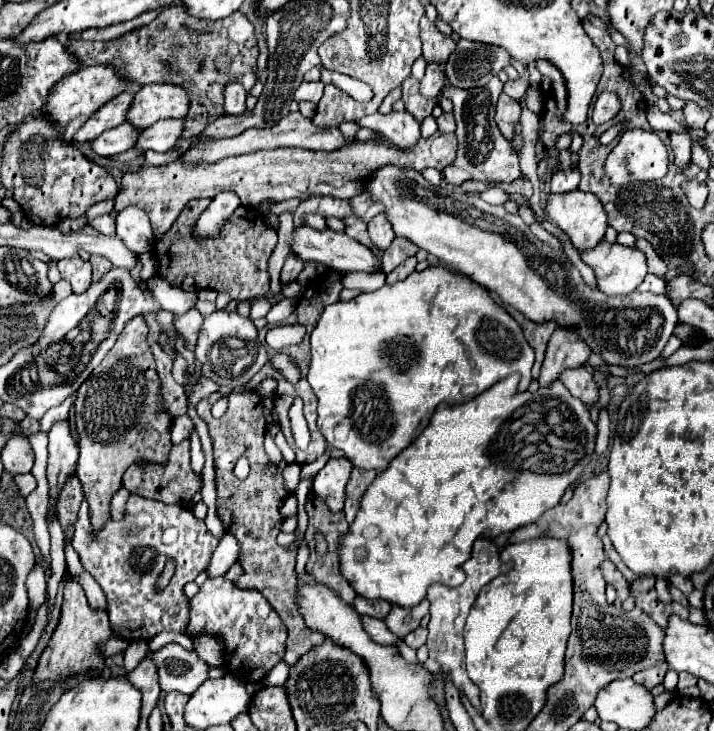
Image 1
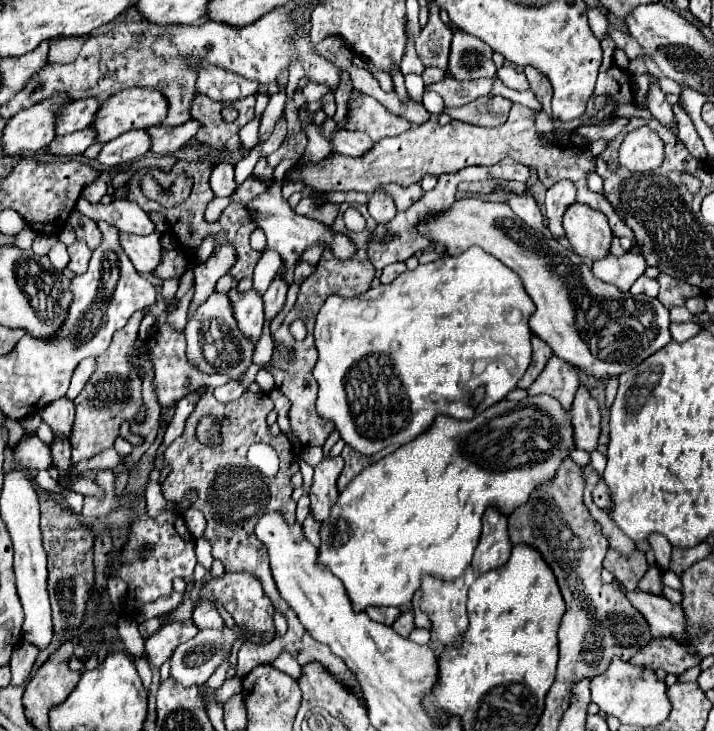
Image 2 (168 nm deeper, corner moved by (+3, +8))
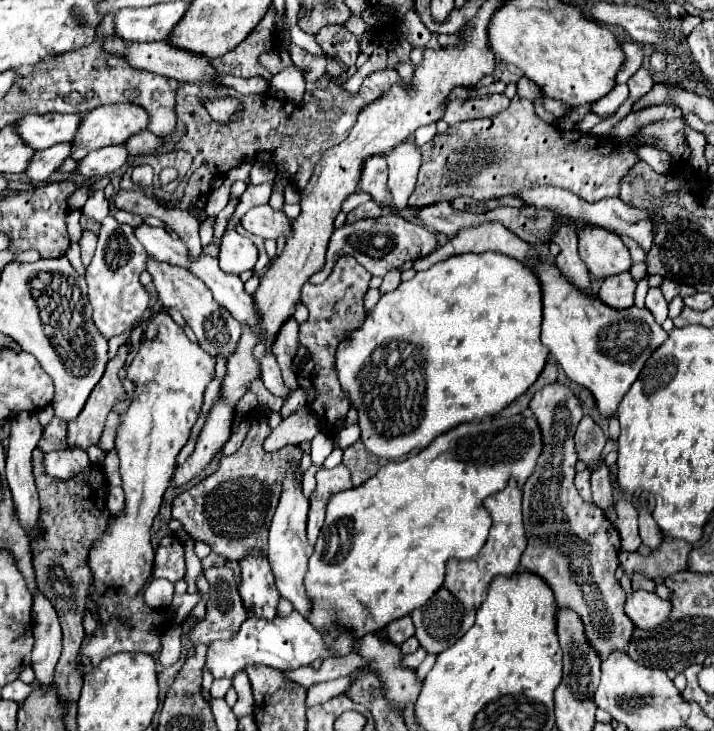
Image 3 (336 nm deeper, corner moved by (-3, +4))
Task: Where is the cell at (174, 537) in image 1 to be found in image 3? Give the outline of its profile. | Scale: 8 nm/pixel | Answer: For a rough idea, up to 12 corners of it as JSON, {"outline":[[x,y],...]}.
{"outline":[[176,536],[162,538],[154,578],[170,582],[186,574],[184,546]]}

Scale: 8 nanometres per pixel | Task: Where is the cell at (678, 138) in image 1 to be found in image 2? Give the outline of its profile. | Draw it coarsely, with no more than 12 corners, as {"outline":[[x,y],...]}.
{"outline":[[650,84],[648,110],[664,124],[672,126],[676,116],[664,92]]}

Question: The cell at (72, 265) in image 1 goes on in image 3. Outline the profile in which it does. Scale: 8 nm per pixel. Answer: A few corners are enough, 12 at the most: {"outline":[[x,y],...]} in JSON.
{"outline":[[84,230],[78,244],[88,266],[96,250],[96,234]]}

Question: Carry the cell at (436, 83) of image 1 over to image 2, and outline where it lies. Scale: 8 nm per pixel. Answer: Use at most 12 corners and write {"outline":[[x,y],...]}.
{"outline":[[430,6],[430,20],[416,38],[424,66],[448,68],[452,30]]}

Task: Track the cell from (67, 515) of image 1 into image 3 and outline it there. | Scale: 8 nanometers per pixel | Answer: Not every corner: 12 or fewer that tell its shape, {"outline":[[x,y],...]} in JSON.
{"outline":[[52,418],[38,444],[42,450],[66,448],[66,422]]}

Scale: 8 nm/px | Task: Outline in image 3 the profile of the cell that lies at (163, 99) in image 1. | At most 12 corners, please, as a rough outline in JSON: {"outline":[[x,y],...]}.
{"outline":[[136,104],[100,106],[82,116],[72,158],[124,144],[148,126]]}

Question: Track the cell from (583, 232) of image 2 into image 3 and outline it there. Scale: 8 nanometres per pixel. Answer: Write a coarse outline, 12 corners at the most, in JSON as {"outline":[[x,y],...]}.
{"outline":[[596,226],[578,240],[596,278],[628,272],[632,258],[620,236]]}

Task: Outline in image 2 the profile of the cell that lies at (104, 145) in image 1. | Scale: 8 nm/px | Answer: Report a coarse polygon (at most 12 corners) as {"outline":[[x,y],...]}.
{"outline":[[94,128],[56,136],[52,154],[82,154],[98,142]]}

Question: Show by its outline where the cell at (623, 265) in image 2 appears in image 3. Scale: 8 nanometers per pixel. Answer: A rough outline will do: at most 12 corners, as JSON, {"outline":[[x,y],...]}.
{"outline":[[628,272],[606,278],[598,296],[610,308],[634,304]]}

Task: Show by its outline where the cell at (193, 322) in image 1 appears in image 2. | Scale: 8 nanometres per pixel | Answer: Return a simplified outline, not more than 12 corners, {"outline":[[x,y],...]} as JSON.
{"outline":[[178,278],[164,280],[160,294],[176,306]]}

